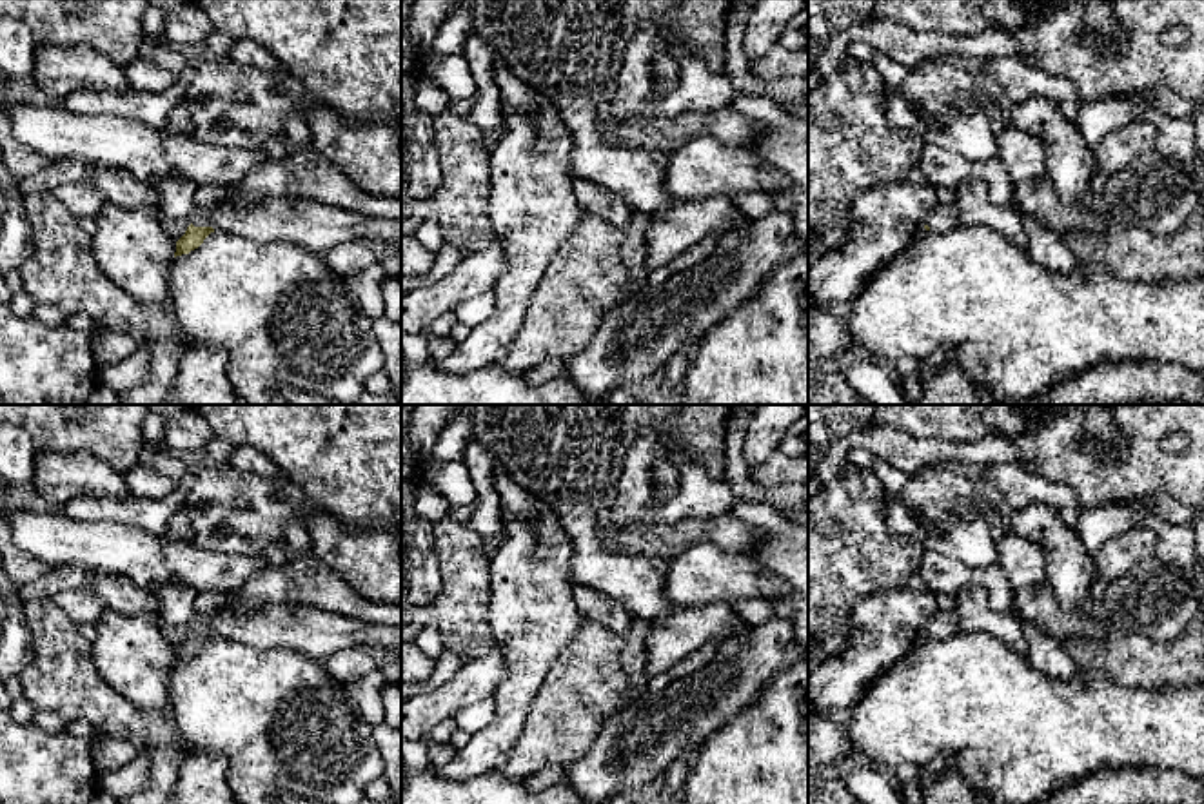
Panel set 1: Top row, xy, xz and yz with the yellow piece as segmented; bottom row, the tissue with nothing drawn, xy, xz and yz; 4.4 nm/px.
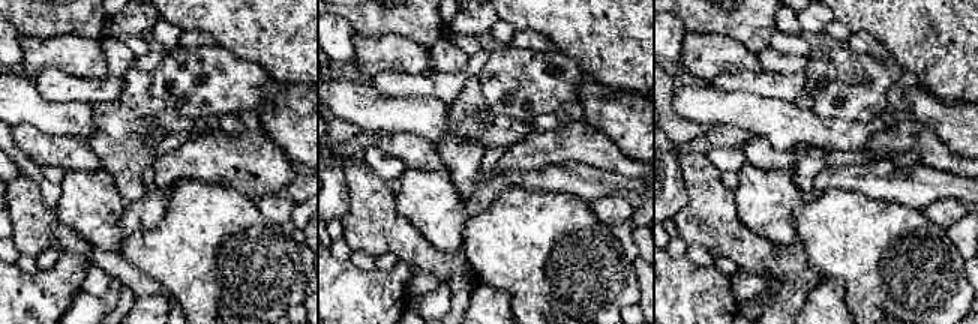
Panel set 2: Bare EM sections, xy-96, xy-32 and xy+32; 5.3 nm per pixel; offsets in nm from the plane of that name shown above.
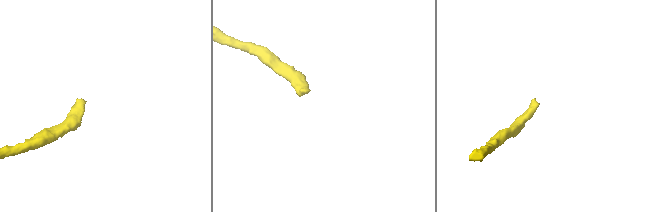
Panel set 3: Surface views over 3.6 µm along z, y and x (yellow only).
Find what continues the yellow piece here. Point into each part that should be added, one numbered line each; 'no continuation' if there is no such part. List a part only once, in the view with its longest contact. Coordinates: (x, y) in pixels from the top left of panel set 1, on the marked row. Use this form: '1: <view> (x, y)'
1: xy (309, 224)

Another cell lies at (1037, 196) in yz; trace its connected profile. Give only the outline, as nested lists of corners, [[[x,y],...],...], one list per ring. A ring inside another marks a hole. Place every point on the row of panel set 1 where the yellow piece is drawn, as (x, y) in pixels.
[[[1048,176],[1015,185],[1013,205],[1042,221],[1055,236],[1068,232],[1106,230],[1106,214],[1091,211],[1084,201],[1064,205]]]

